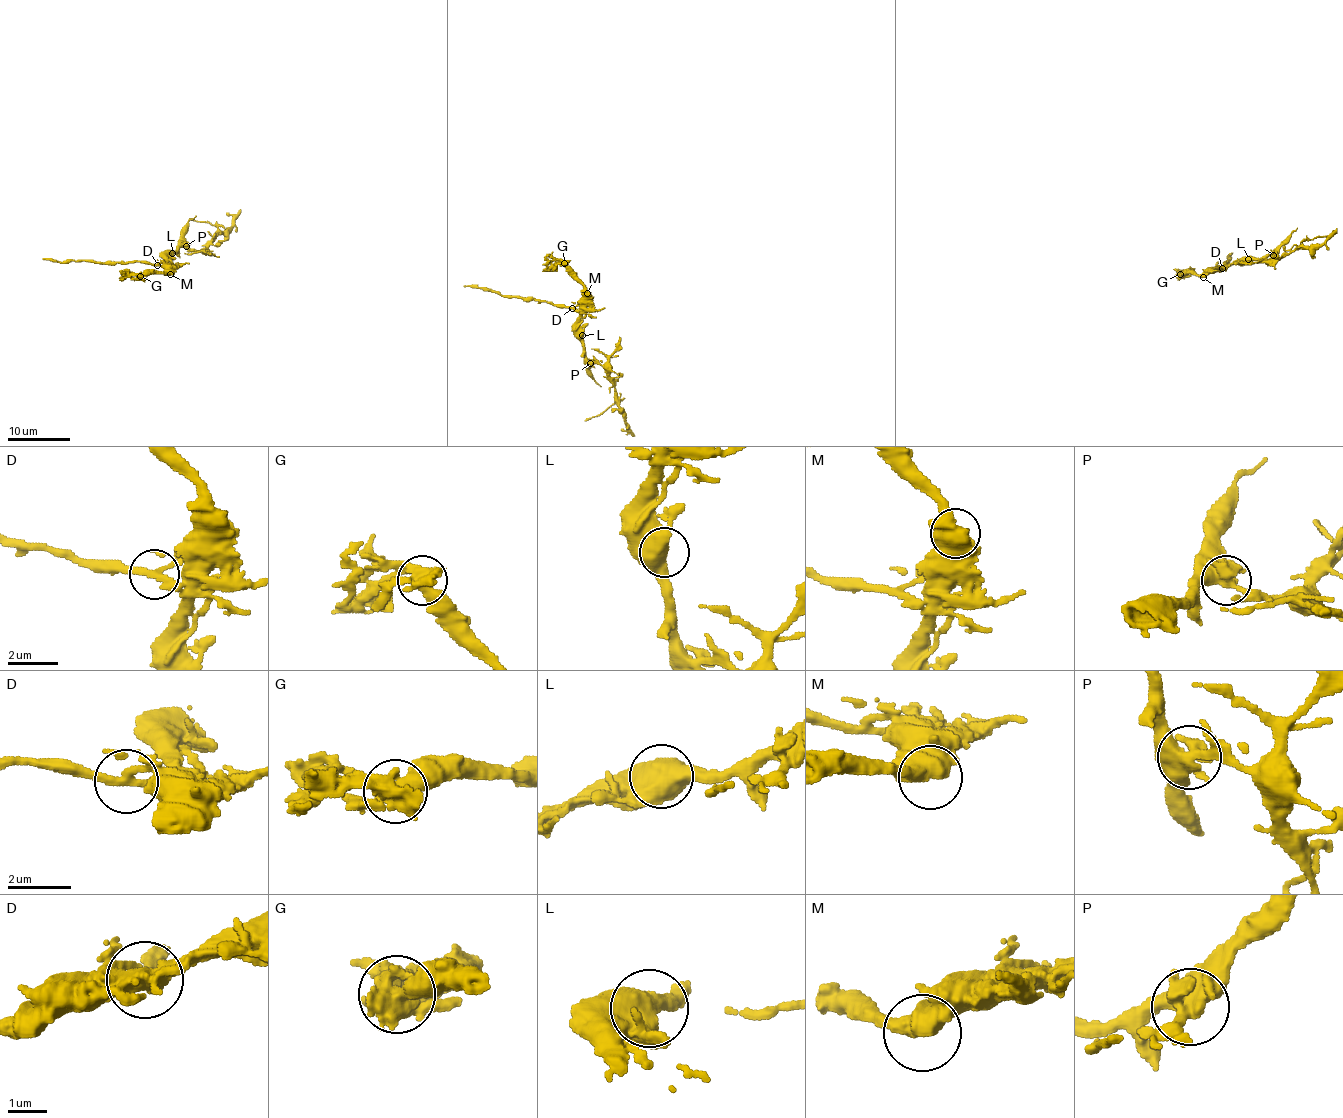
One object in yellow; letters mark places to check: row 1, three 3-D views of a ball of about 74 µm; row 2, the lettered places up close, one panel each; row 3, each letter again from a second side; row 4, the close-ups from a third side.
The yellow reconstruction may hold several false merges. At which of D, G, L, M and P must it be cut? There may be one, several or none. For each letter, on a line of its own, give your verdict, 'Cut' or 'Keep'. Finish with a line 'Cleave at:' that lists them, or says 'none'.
D: Cut
G: Cut
L: Keep
M: Keep
P: Cut
Cleave at: D, G, P

